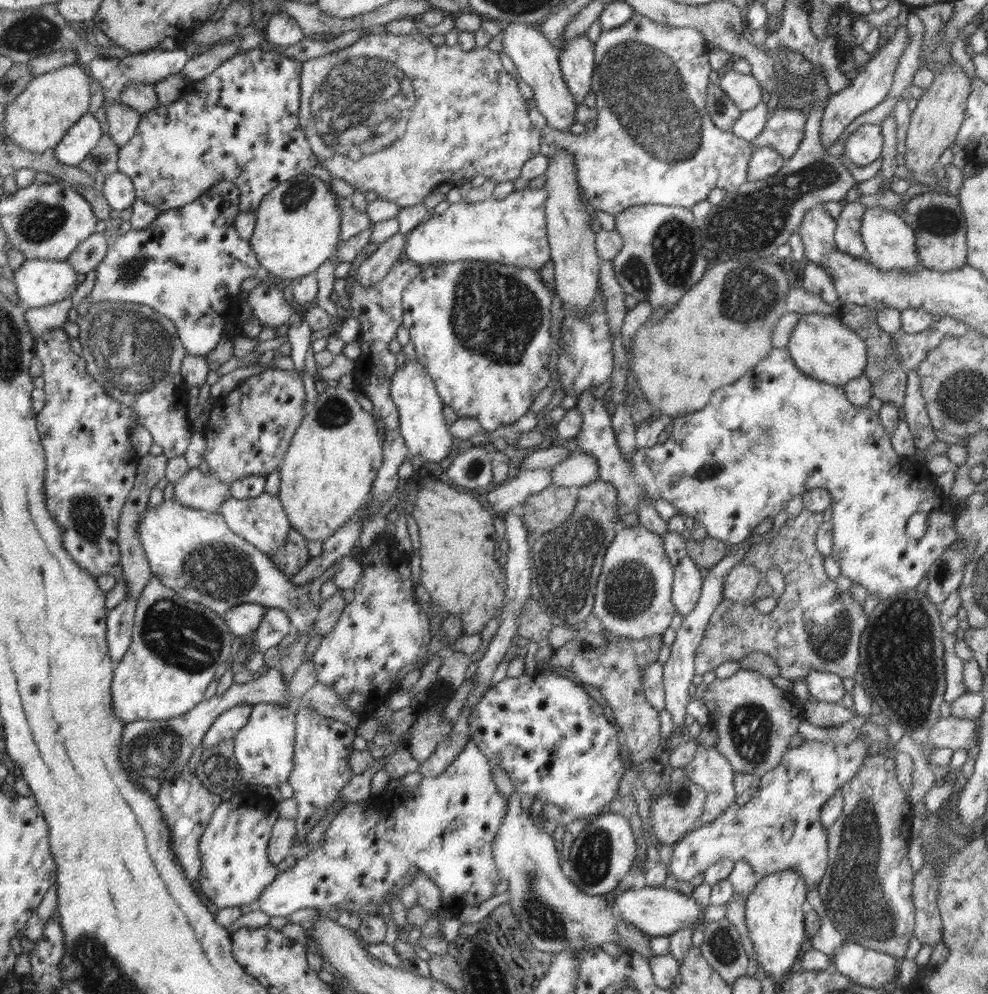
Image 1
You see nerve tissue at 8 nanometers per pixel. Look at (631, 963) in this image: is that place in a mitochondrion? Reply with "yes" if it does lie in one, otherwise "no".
no

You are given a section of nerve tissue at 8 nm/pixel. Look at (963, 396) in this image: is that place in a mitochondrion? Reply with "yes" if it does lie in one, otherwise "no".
yes

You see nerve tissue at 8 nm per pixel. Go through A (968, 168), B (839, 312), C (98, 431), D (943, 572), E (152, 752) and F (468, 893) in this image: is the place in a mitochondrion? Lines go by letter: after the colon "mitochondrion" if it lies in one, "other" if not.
A: other
B: other
C: other
D: mitochondrion
E: mitochondrion
F: other

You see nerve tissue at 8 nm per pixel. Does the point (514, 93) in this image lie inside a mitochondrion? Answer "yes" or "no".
no

